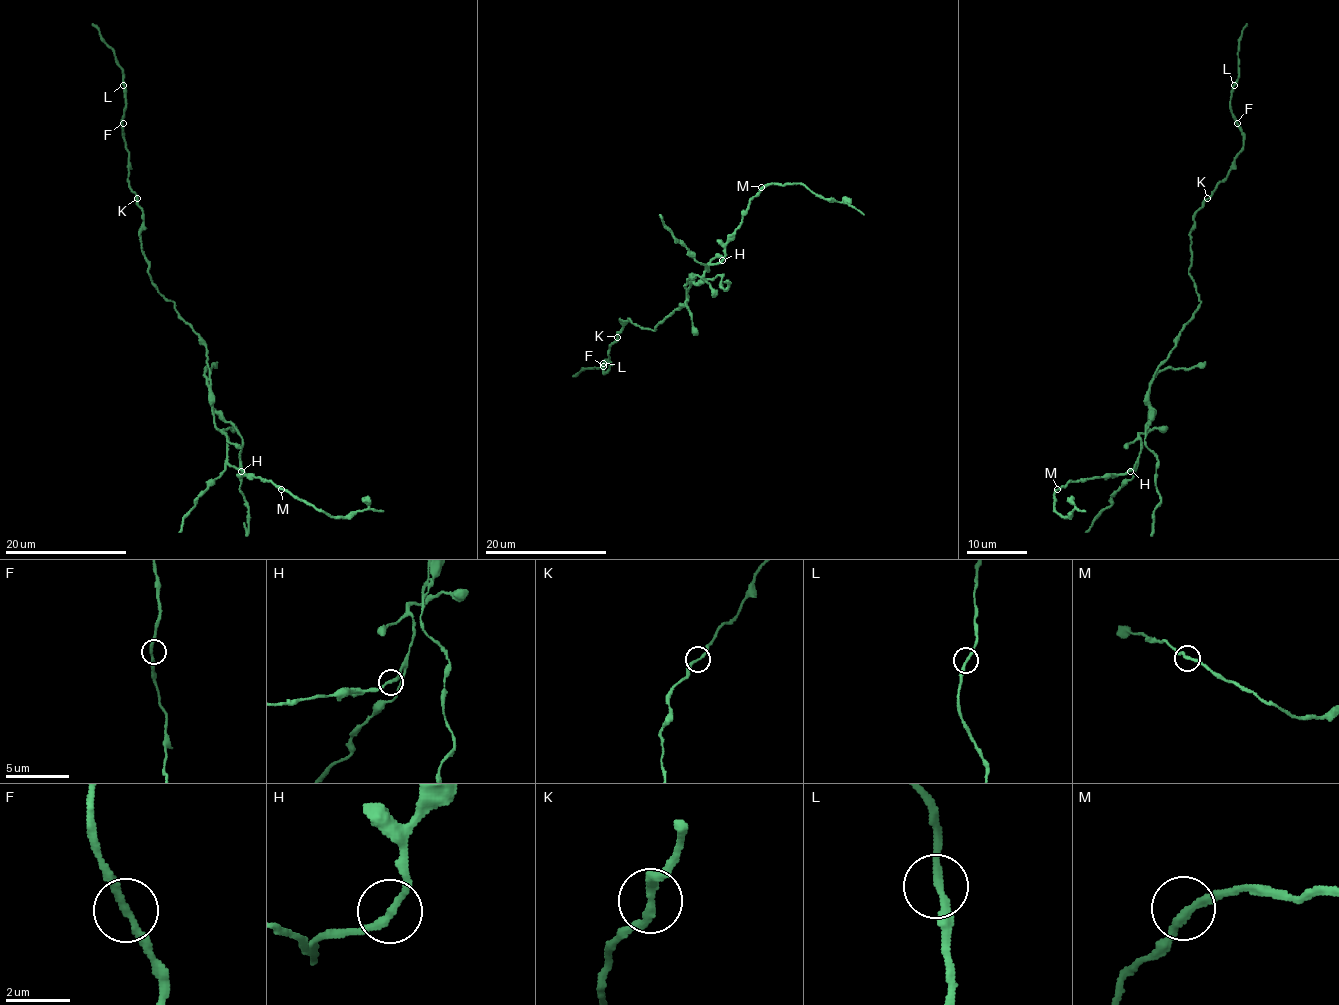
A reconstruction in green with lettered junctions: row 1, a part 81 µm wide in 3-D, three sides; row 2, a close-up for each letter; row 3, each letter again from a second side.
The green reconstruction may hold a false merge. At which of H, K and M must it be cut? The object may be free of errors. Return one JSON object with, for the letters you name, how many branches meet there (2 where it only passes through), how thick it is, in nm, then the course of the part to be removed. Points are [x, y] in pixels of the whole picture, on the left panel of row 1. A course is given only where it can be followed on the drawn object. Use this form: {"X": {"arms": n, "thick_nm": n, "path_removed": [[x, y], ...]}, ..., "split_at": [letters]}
{"split_at": []}

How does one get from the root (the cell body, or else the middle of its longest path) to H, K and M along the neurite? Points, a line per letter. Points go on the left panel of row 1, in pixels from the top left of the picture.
H: (196, 334), (206, 349), (214, 425), (228, 439), (228, 461), (241, 471)
K: (196, 334), (174, 308), (174, 303), (158, 291), (149, 275), (140, 234), (143, 211), (136, 199)
M: (196, 334), (206, 349), (214, 425), (228, 439), (228, 461), (244, 474), (272, 481), (281, 489)

